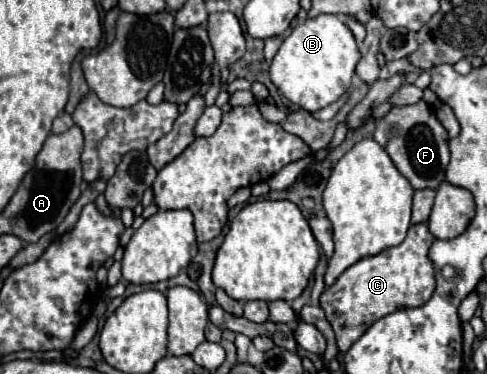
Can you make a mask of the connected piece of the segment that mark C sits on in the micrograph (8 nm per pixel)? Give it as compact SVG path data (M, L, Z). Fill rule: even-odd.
M425 223L411 225L401 245L359 259L323 291L321 307L337 335L337 347L341 353L345 353L377 319L399 307L419 307L429 301L435 291L435 271L429 259L429 247L433 241L435 237Z

